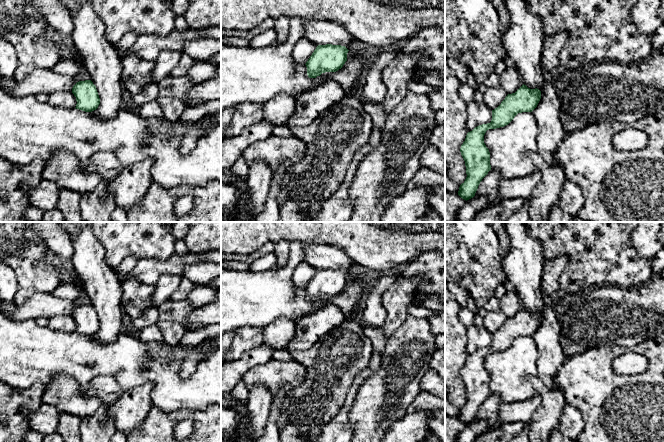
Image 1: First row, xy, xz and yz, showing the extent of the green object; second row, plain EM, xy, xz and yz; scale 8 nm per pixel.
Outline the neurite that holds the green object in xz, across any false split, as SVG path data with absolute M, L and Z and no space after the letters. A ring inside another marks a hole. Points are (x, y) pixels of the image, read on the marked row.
M318 45L306 62L307 75L316 78L325 72L336 72L347 61L348 49L341 45Z

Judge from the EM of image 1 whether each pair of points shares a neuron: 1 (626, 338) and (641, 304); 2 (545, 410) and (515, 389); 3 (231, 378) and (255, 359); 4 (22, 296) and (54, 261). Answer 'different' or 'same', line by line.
1: same
2: different
3: same
4: different

